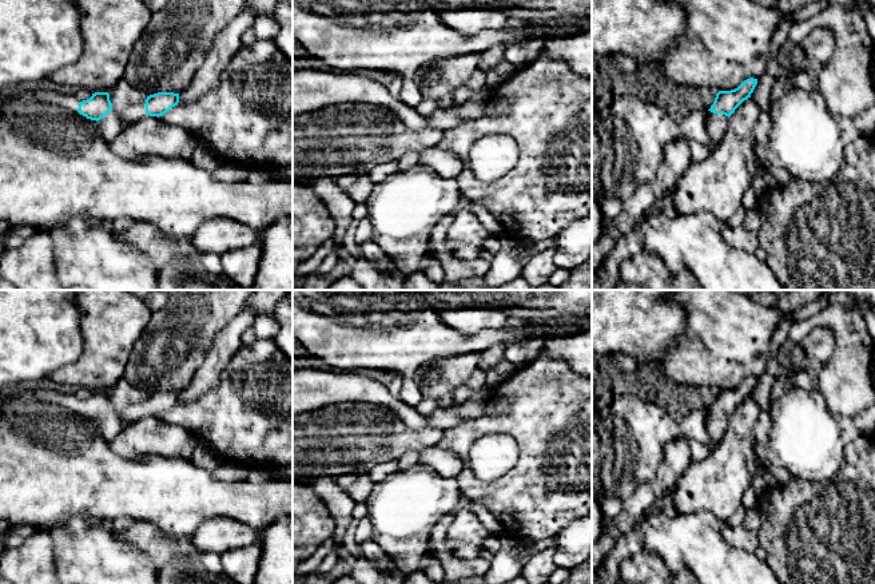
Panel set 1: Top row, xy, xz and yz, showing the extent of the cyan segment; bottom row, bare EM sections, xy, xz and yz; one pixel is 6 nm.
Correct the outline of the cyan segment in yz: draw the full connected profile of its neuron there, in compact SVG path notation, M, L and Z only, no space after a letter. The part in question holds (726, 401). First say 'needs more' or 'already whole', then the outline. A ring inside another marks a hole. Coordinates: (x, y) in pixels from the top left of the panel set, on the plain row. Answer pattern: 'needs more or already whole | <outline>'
needs more | M747 378L737 388L731 390L719 390L715 401L708 409L705 428L713 441L719 441L728 426L728 418L735 409L753 392L757 378Z

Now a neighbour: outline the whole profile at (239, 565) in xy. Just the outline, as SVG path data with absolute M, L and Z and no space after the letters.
M260 540L220 556L222 572L235 584L252 584L262 555Z

